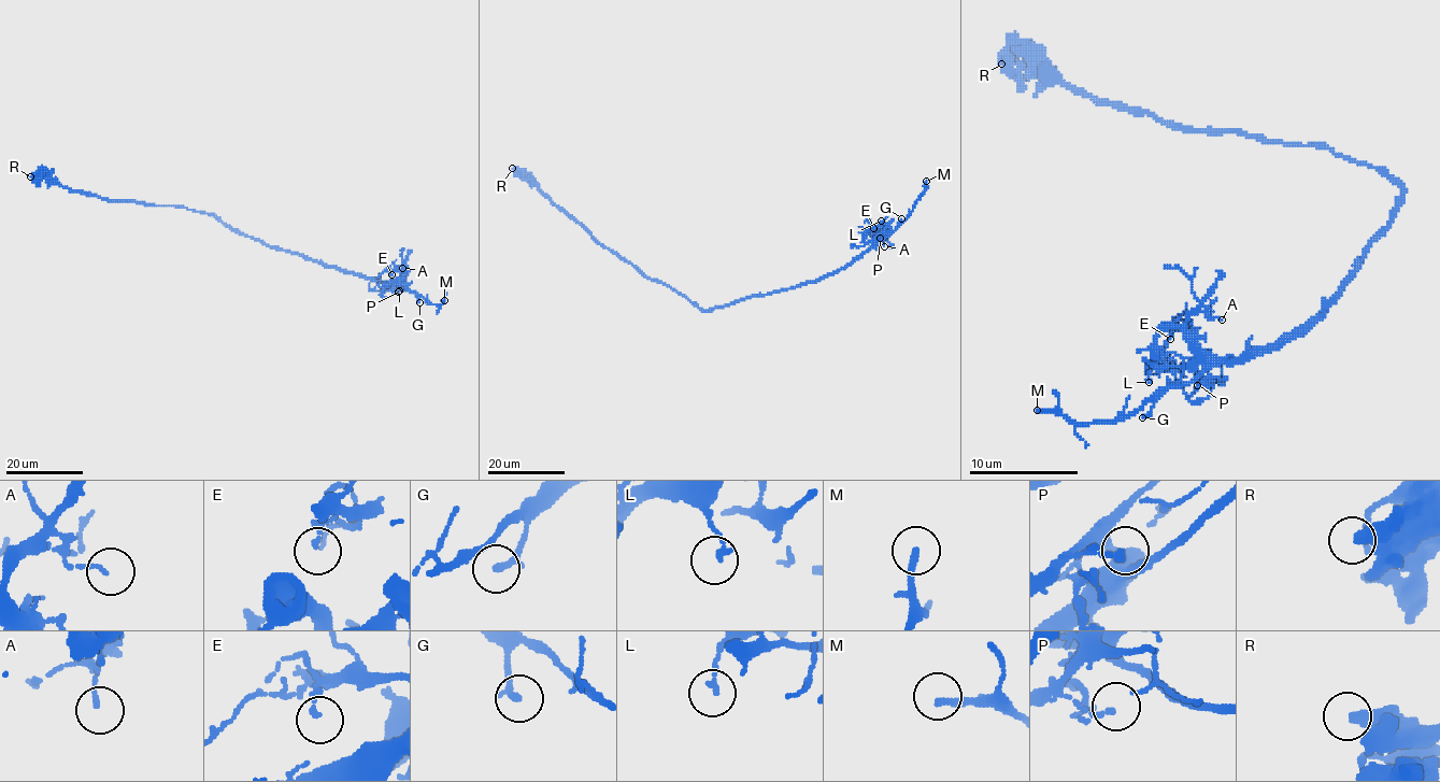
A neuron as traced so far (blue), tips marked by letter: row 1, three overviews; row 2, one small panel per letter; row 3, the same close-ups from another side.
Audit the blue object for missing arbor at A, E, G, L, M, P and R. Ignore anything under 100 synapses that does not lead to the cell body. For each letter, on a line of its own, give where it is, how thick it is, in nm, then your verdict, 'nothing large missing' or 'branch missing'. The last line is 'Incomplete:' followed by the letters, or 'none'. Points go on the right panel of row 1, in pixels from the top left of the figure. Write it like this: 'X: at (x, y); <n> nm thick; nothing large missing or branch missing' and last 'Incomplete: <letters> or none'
A: at (1222, 320); 110 nm thick; nothing large missing
E: at (1170, 339); 130 nm thick; nothing large missing
G: at (1142, 417); 220 nm thick; nothing large missing
L: at (1149, 382); 130 nm thick; nothing large missing
M: at (1037, 410); 200 nm thick; branch missing
P: at (1197, 385); 170 nm thick; nothing large missing
R: at (1001, 64); 380 nm thick; nothing large missing
Incomplete: M

